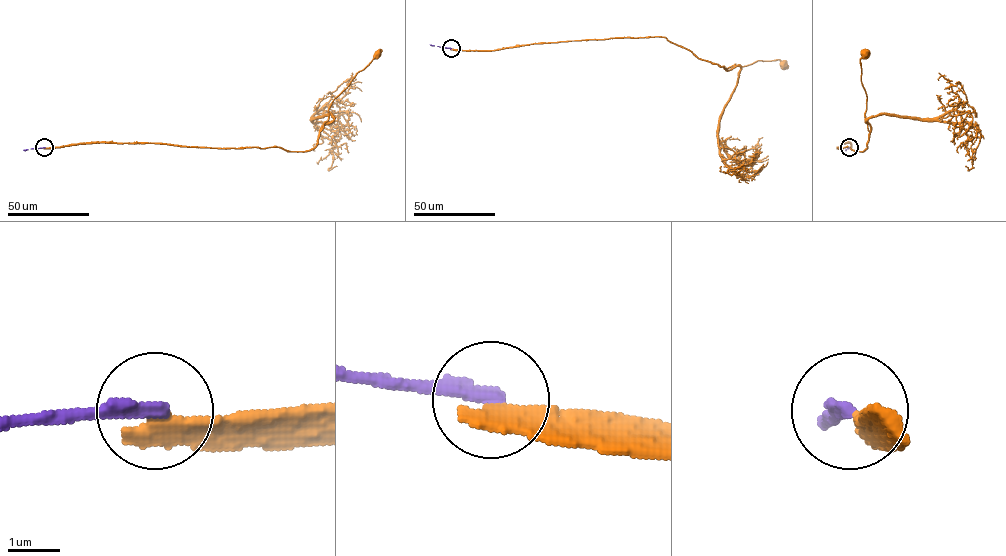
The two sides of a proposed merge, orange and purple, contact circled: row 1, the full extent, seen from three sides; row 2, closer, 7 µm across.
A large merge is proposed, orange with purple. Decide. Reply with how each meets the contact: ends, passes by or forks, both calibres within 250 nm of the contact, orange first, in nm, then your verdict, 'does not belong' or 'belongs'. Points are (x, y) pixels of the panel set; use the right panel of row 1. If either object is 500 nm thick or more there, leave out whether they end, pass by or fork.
orange ends there; purple ends there; 400 nm thick on the orange side, 320 nm on the other; does not belong

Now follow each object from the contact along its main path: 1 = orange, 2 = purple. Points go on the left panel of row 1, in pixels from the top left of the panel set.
1: (44, 148), (93, 143), (156, 143), (309, 150), (314, 148), (328, 119), (332, 101), (377, 54)
2: (44, 148), (23, 150)

